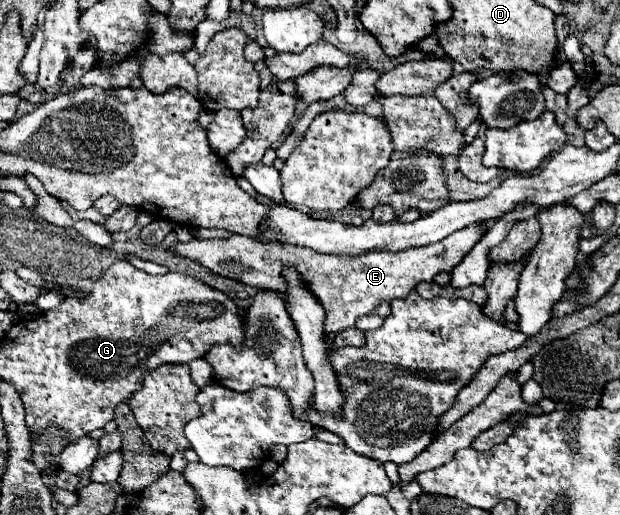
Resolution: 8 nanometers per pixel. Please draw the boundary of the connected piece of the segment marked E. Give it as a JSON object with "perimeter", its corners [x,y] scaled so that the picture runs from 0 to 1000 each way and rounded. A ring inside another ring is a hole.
{"perimeter":[[[761,435],[745,443],[742,450],[726,454],[713,470],[690,474],[684,482],[655,482],[652,489],[600,485],[581,497],[529,497],[503,489],[500,482],[484,482],[455,470],[419,470],[400,458],[371,458],[345,466],[310,462],[306,470],[284,470],[284,478],[268,482],[265,489],[284,501],[306,501],[355,536],[387,544],[416,563],[435,559],[448,567],[461,563],[452,524],[458,513],[471,513],[494,544],[497,559],[510,567],[510,579],[526,602],[523,641],[529,649],[542,649],[548,641],[568,637],[581,614],[603,606],[613,586],[655,579],[671,559],[671,551],[700,548],[700,536],[713,528],[729,528],[729,520],[771,474],[781,450],[784,435]]]}

